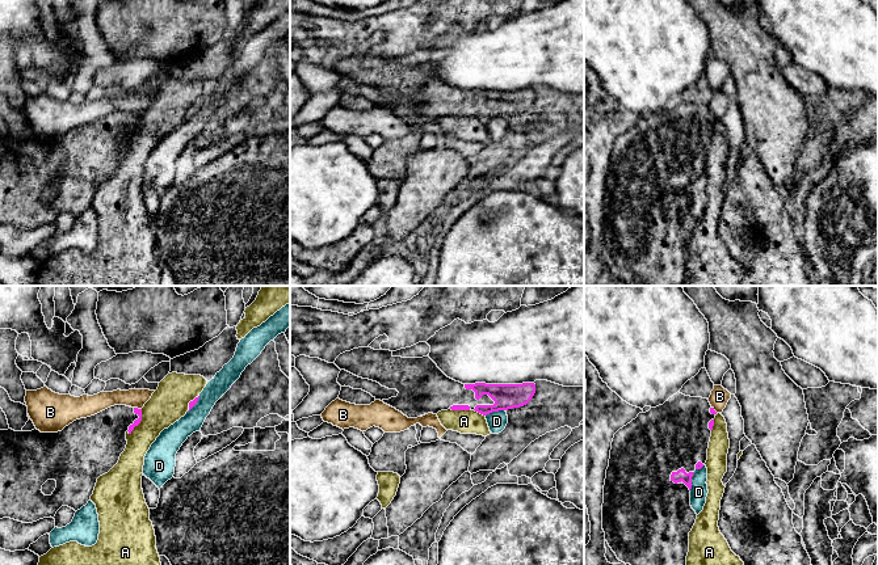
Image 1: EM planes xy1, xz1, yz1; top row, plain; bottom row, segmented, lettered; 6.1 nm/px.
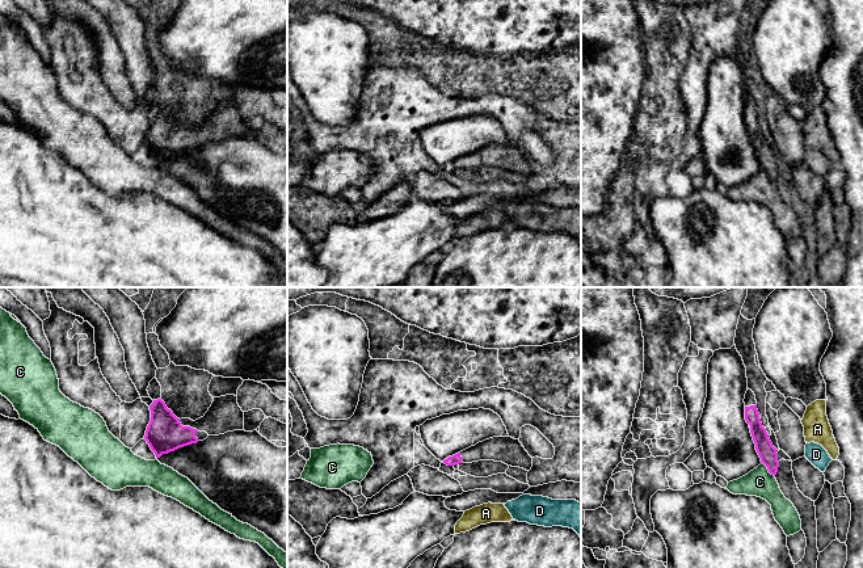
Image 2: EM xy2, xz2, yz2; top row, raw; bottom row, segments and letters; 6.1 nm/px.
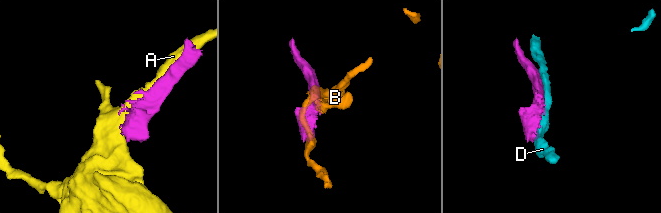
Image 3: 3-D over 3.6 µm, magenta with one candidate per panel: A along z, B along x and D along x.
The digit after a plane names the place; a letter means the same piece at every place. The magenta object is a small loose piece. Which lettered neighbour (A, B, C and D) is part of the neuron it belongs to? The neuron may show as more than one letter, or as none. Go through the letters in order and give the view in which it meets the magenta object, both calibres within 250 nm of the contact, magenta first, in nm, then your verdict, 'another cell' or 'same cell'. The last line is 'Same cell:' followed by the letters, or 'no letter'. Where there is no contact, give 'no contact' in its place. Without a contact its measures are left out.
A: meets magenta in xy1; 40 nm thick on the magenta side, 220 nm on the other; another cell
B: meets magenta in xy1; 40 nm thick on the magenta side, 110 nm on the other; another cell
C: meets magenta in yz2; 110 nm thick on the magenta side, 170 nm on the other; another cell
D: meets magenta in xz1; 160 nm thick on the magenta side, 120 nm on the other; another cell
Same cell: no letter

